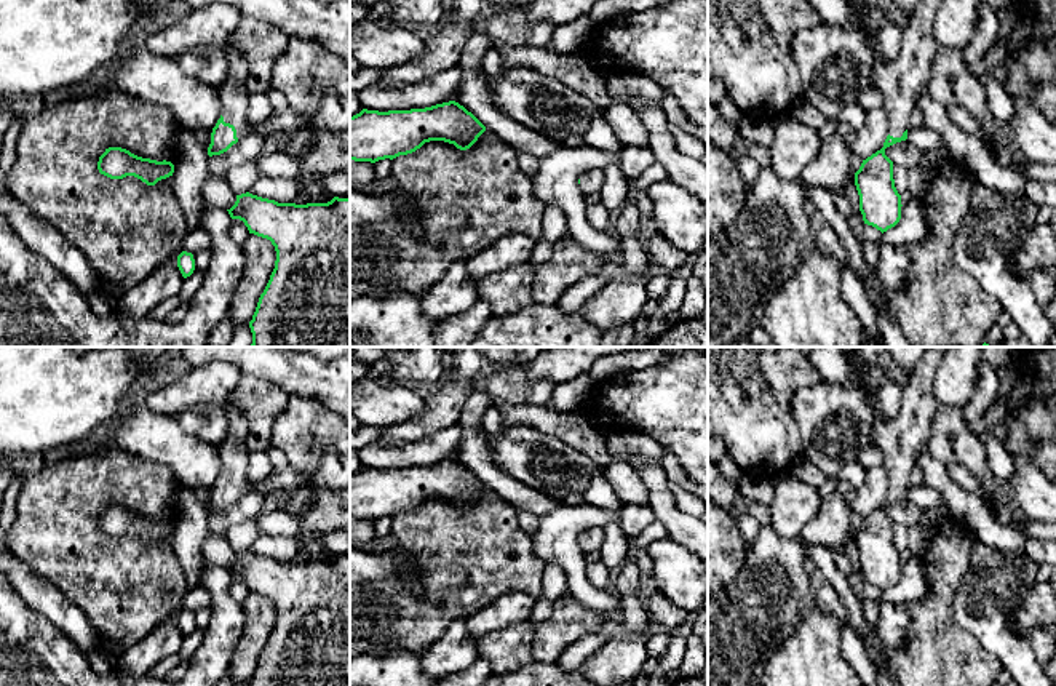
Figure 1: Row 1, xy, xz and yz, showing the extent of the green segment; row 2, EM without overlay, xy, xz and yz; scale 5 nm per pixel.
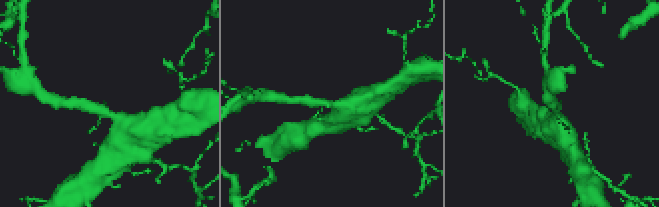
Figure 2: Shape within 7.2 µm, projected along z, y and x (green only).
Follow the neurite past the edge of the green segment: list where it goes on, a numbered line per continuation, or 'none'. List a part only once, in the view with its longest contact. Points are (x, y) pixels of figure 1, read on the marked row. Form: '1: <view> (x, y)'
1: xy (234, 95)

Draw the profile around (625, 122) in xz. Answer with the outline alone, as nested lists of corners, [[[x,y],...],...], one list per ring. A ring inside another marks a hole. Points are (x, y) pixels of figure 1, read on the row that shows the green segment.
[[[612,101],[602,118],[623,146],[649,147],[650,138],[639,112],[625,102]]]

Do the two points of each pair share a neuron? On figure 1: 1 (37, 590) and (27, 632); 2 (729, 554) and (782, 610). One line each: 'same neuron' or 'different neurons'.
1: different neurons
2: different neurons

